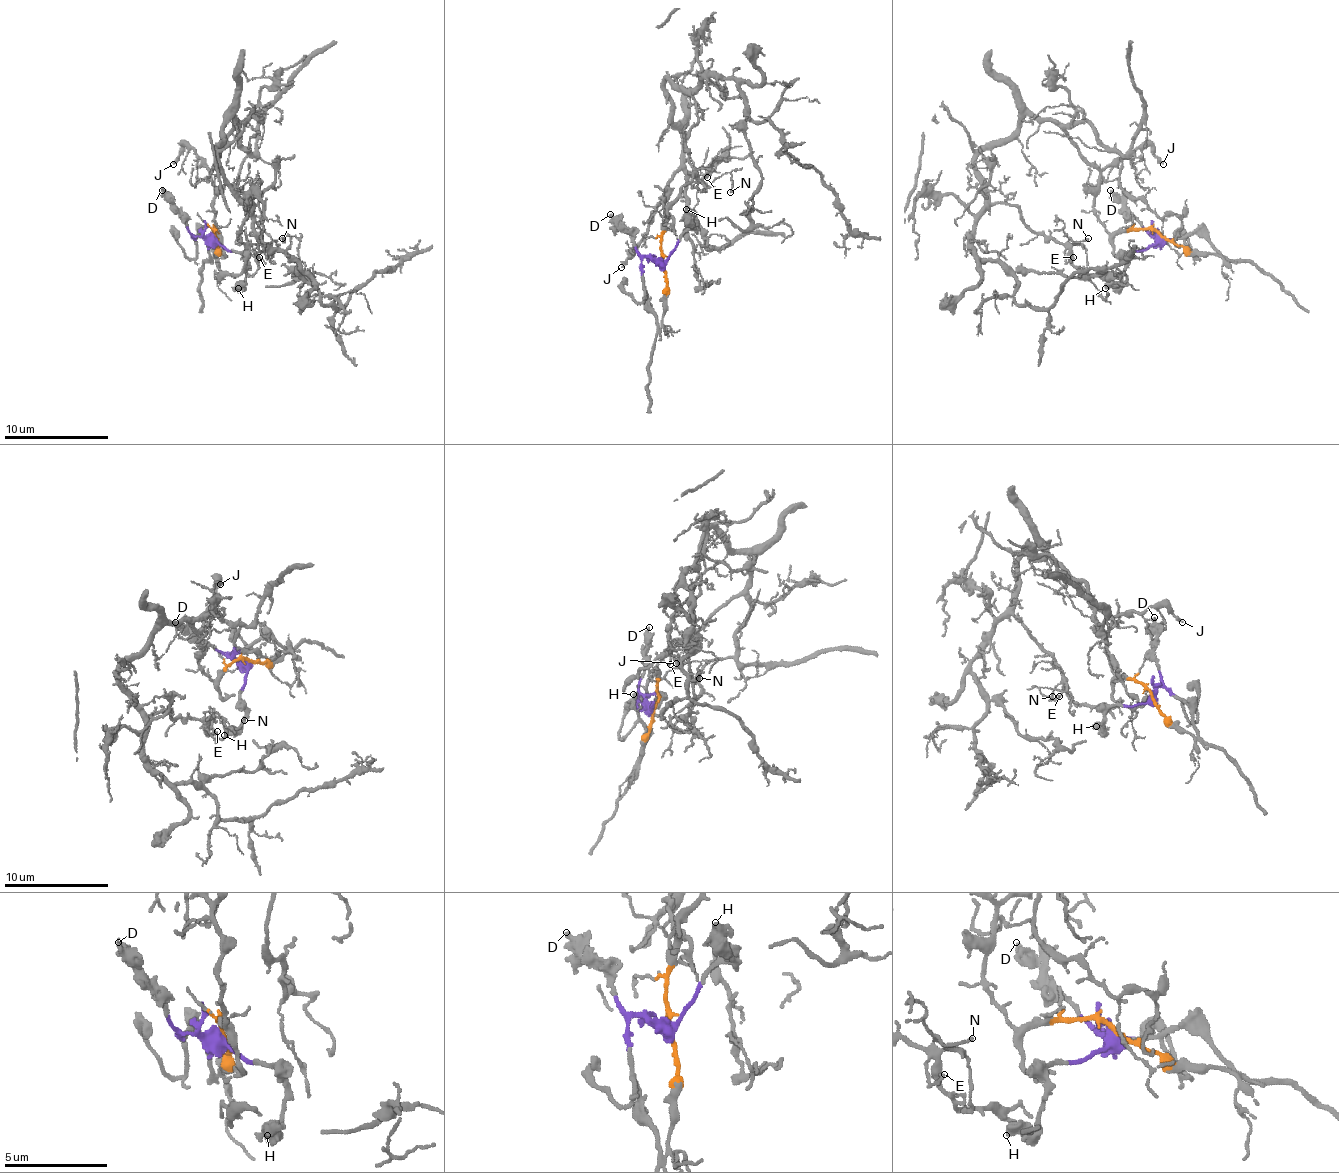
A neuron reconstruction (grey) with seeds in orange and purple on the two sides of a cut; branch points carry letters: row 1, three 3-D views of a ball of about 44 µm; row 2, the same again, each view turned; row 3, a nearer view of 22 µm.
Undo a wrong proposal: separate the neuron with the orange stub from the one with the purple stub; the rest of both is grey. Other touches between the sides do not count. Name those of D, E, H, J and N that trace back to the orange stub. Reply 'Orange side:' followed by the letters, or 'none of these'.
Orange side: E, J, N

